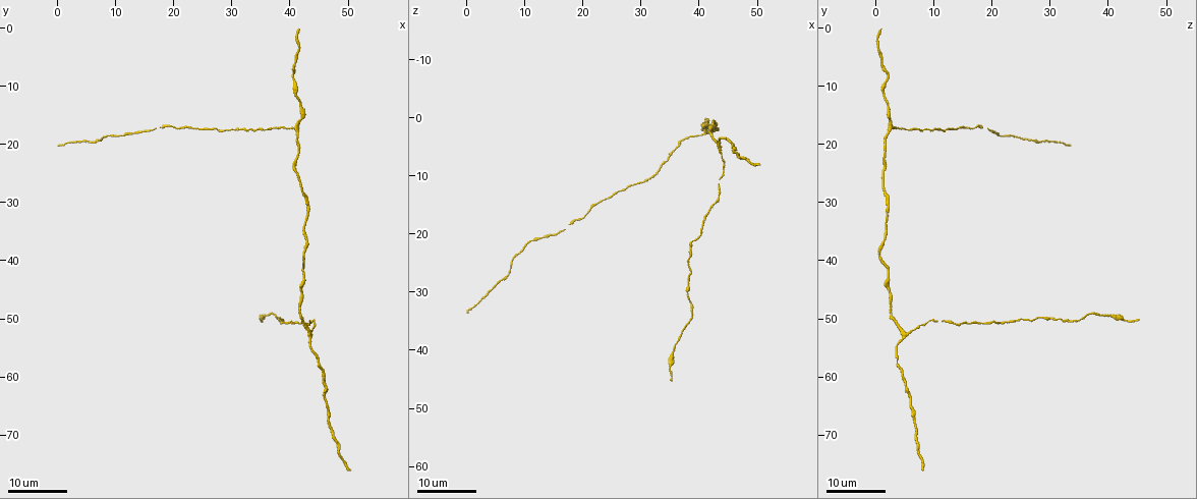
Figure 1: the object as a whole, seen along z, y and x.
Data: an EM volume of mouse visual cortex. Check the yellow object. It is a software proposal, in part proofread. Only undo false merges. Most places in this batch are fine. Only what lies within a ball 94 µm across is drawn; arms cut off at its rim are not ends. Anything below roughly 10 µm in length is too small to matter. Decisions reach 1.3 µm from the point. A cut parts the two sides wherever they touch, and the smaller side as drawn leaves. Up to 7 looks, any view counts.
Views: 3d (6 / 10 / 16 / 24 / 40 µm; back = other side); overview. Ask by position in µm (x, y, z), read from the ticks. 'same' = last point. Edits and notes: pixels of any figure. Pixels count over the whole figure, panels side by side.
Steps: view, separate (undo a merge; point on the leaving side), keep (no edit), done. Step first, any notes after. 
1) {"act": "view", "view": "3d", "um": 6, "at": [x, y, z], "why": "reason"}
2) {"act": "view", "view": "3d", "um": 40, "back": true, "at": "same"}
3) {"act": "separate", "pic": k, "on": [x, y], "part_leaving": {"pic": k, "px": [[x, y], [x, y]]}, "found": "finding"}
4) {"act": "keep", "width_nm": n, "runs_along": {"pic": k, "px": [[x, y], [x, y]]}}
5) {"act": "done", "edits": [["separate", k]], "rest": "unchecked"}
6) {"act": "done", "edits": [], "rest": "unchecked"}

{"act": "view", "view": "3d", "um": 24, "at": [37.0, 49.0, 37.0], "why": "a narrow waist"}

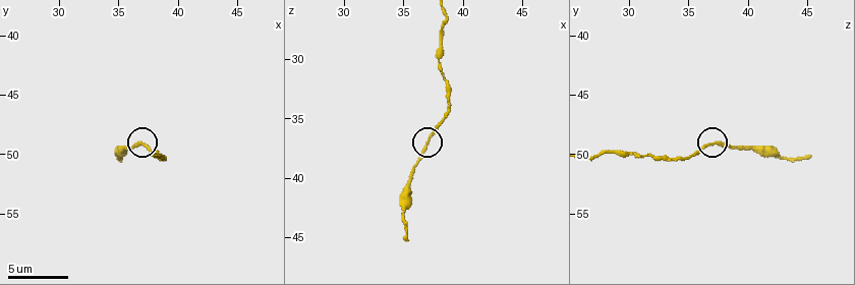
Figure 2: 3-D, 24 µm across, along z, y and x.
{"act": "view", "view": "3d", "um": 10, "at": [37.0, 49.2, 37.0]}

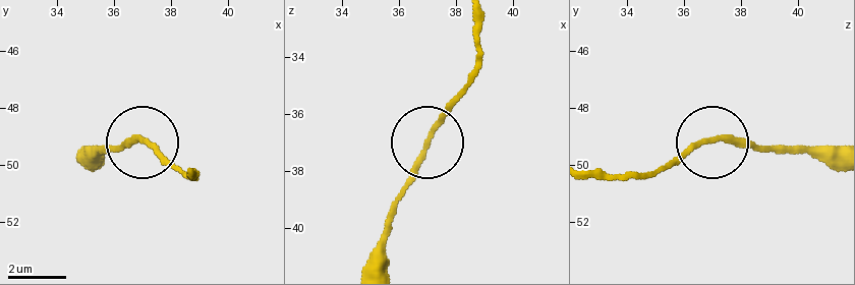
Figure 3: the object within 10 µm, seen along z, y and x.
{"act": "keep", "runs_along": {"pic": 3, "px": [[474, 17], [471, 83], [433, 134], [389, 227]]}, "found": "continuous, no second neuron"}

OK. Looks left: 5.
{"act": "view", "view": "3d", "um": 6, "at": [38.4, 50.2, 31.2], "why": "a narrow waist"}

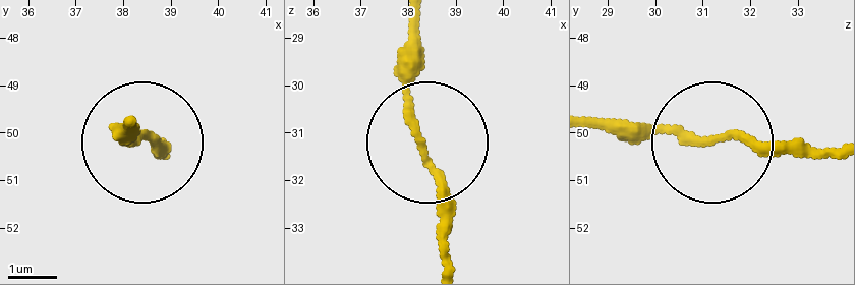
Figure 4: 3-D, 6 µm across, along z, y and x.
{"act": "view", "view": "3d", "um": 6, "back": true, "at": [38.30, 50.15, 31.30]}

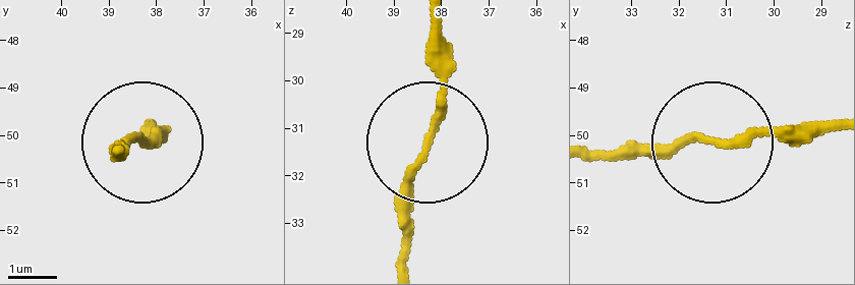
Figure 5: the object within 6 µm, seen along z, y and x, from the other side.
{"act": "keep", "runs_along": {"pic": 5, "px": [[831, 131], [591, 156]]}, "found": "all the same neuron"}

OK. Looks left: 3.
{"act": "view", "view": "3d", "um": 16, "at": [18.0, 17.0, 18.0], "why": "calibre changes"}

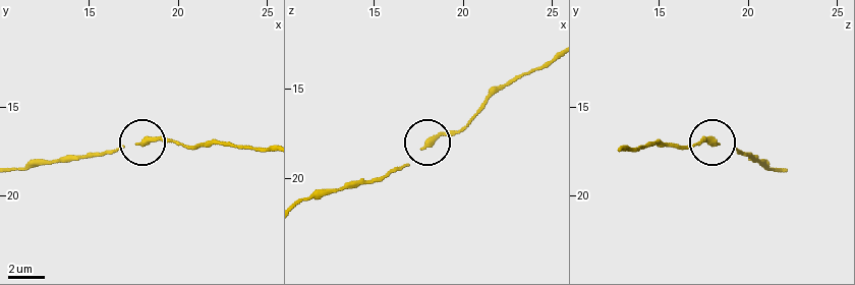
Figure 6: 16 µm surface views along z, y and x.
{"act": "view", "view": "3d", "um": 10, "at": [18.0, 16.9, 17.9]}

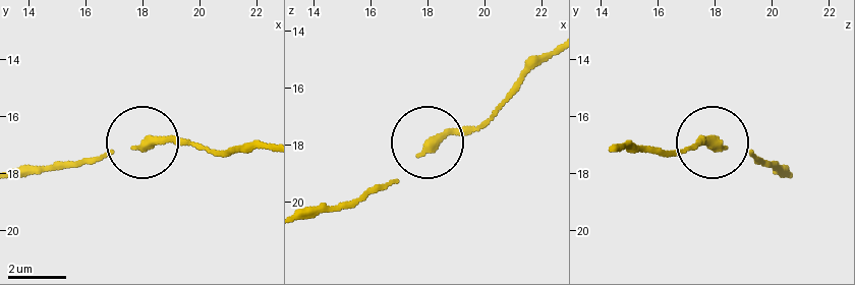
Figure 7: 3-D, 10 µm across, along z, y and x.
{"act": "keep", "runs_along": {"pic": 7, "px": [[549, 51], [491, 117], [432, 136], [384, 190]]}, "found": "continuous, no second neuron"}

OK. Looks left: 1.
{"act": "done", "edits": [], "rest": "unchecked"}

